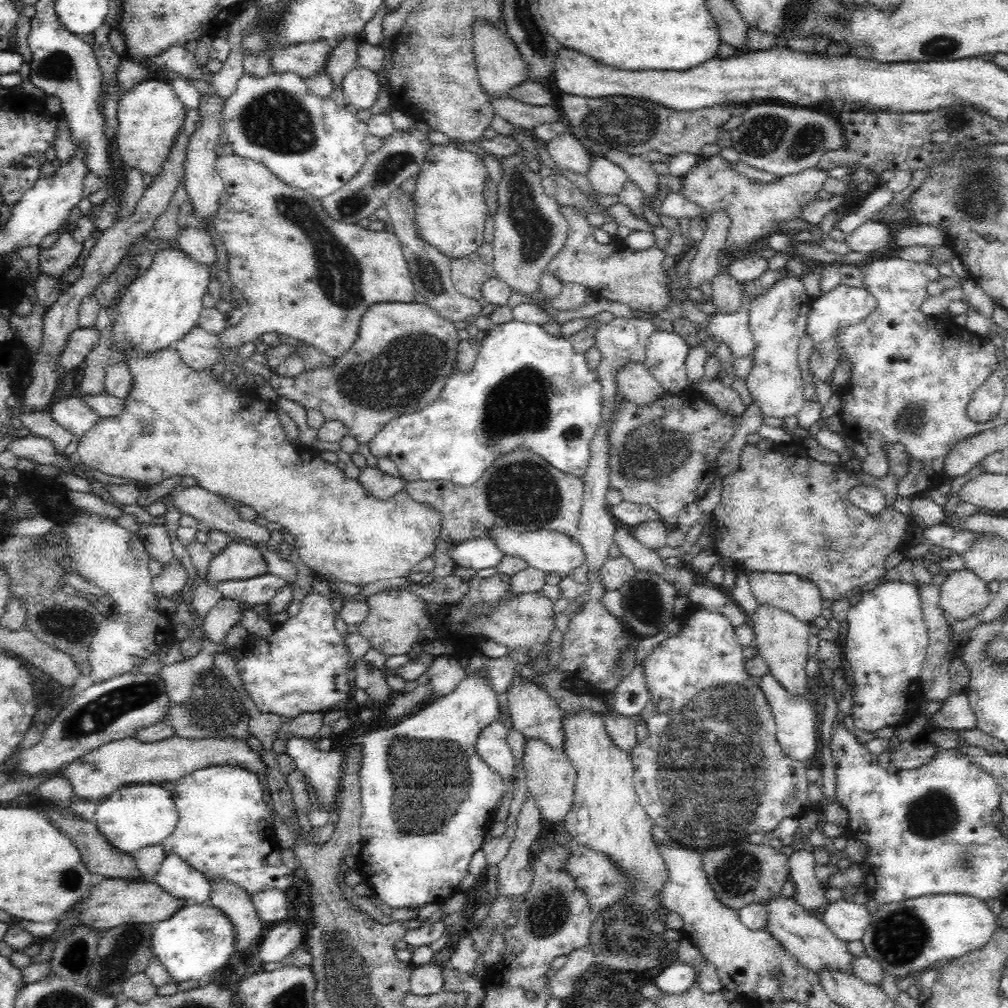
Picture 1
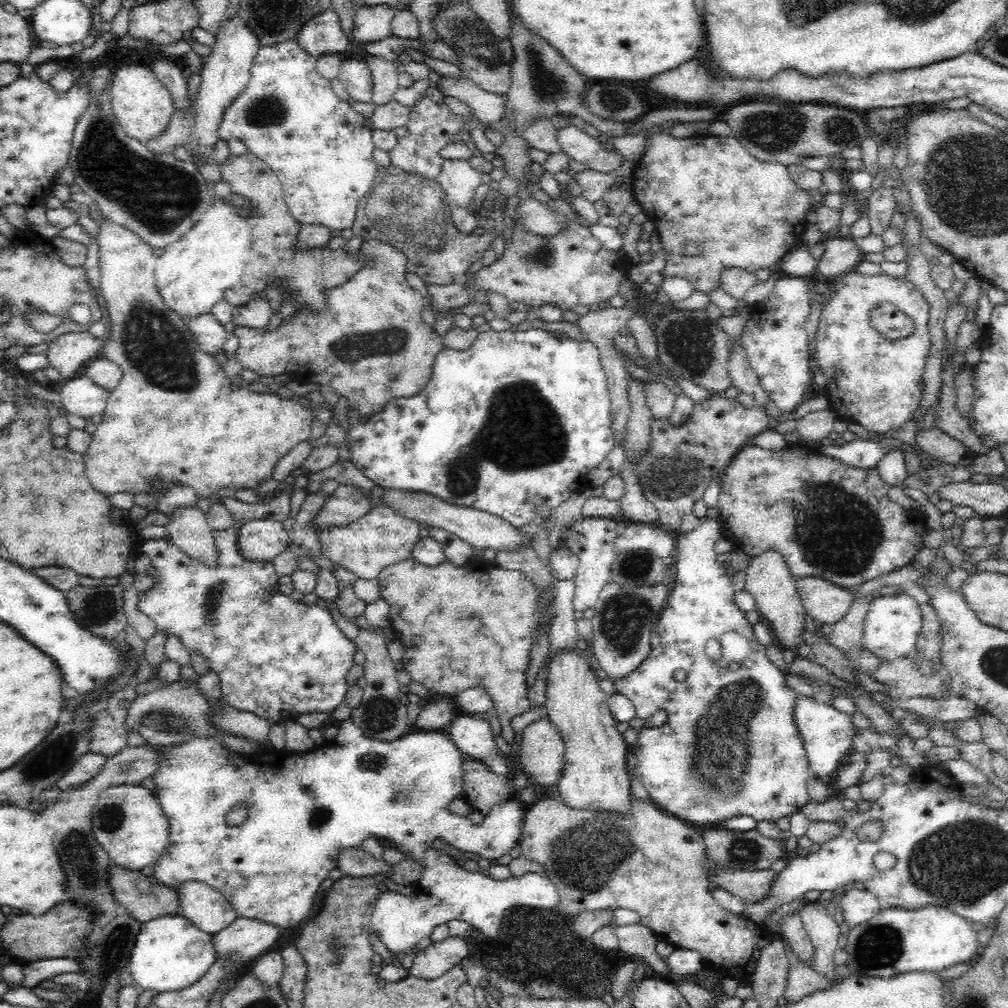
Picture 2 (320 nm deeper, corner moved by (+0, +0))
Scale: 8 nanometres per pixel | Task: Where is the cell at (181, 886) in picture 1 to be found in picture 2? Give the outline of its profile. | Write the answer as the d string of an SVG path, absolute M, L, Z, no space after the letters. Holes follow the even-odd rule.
M184 883L176 891L182 914L206 934L214 935L238 918L231 903L204 883Z

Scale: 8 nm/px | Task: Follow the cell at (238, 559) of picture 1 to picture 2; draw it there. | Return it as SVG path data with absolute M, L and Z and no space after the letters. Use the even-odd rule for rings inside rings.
M256 518L239 530L239 549L248 560L274 560L289 545L290 534L284 523L269 518Z

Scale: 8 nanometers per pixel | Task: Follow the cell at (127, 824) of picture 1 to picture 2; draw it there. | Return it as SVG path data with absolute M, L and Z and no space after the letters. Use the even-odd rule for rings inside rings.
M121 784L100 792L98 802L91 814L91 827L93 836L108 853L114 866L122 867L130 871L140 871L149 864L154 864L169 844L169 824L155 793L140 785Z

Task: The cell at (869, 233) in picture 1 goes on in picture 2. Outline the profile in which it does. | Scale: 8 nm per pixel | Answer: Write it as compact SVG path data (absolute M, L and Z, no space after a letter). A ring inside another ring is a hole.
M826 237L825 252L817 261L817 270L828 282L851 273L863 259L863 254L849 237L847 239Z

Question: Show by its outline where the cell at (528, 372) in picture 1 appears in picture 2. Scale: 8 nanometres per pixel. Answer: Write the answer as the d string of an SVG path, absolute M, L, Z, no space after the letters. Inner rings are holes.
M539 328L501 332L490 329L488 331L479 333L470 348L466 348L464 350L456 350L448 347L443 347L442 349L440 349L440 352L437 352L437 356L435 357L430 380L427 382L426 386L422 390L420 390L420 392L417 392L416 394L414 394L414 396L398 396L396 398L390 399L388 401L388 404L385 404L384 408L380 410L380 412L373 413L372 415L368 416L368 420L366 420L365 422L362 422L362 419L360 418L360 415L357 413L357 411L354 408L351 408L351 406L349 405L346 408L345 416L348 423L346 443L349 444L351 450L349 460L352 461L352 464L354 464L354 466L358 468L358 470L364 473L364 476L368 477L368 479L374 482L376 486L381 486L383 488L400 489L405 491L422 491L437 496L438 499L446 502L447 504L452 504L458 507L483 510L484 512L488 512L494 516L506 520L506 522L510 523L514 527L524 526L525 524L531 524L532 522L539 523L539 519L543 518L543 516L539 514L540 509L552 510L554 508L557 508L558 506L560 506L560 504L563 504L564 502L566 502L566 500L572 498L572 496L574 496L574 493L582 492L584 488L589 487L589 480L587 479L588 472L590 472L590 470L592 470L593 468L596 468L606 458L606 456L608 456L608 453L613 449L614 446L614 435L612 435L611 429L611 397L609 396L609 390L607 387L607 376L604 373L603 367L601 366L599 350L596 348L596 345L590 341L583 340L579 342L573 339L569 339L568 337L555 337L552 332Z

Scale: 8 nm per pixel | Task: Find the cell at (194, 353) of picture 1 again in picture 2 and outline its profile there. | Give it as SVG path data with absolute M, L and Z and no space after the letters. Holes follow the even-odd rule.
M211 312L200 314L187 322L189 331L192 332L200 348L208 355L216 356L224 348L226 342L226 329L220 324Z

